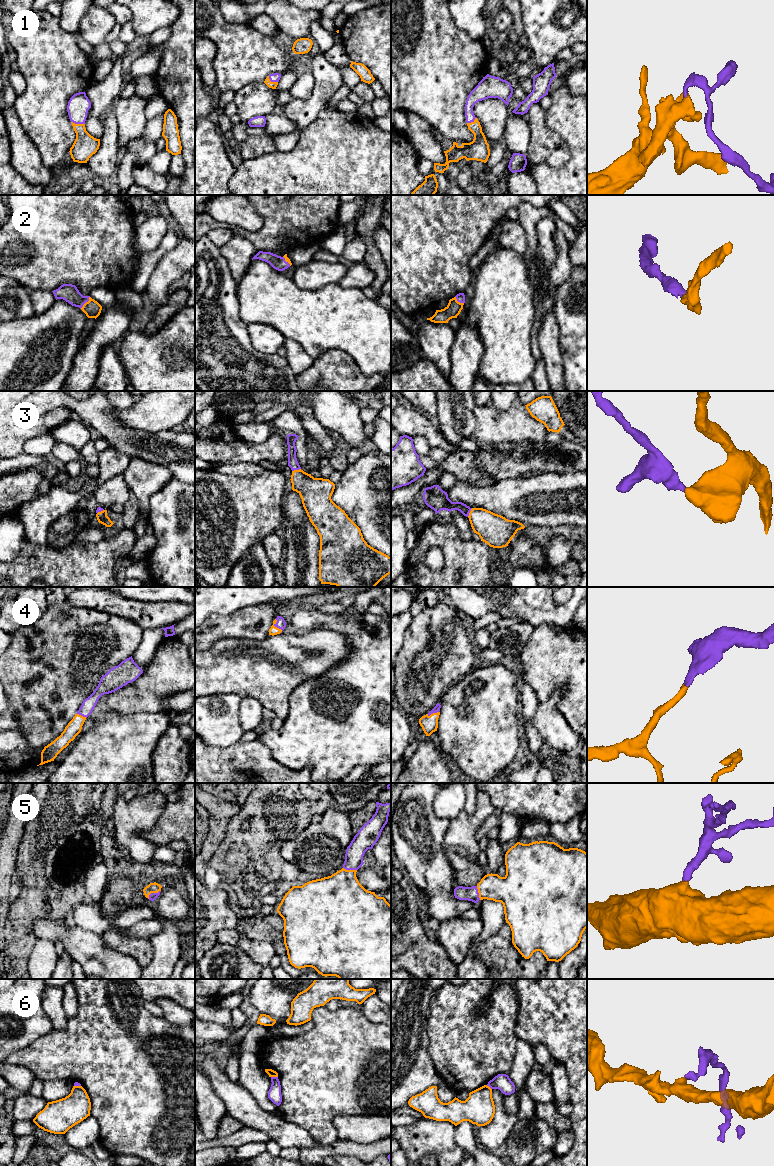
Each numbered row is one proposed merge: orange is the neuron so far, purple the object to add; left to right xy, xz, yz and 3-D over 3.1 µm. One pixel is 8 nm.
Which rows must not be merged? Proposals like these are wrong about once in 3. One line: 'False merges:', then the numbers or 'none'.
False merges: 6

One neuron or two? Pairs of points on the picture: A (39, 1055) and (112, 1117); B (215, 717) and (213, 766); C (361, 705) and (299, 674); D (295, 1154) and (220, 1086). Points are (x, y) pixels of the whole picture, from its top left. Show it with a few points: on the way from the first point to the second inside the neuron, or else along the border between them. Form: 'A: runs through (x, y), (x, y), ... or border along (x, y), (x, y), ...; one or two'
A: runs through (61, 1056), (67, 1056), (106, 1095); one
B: border along (237, 742), (226, 747), (214, 747), (205, 744); two
C: border along (330, 669), (300, 683), (291, 694); two
D: border along (282, 1147), (297, 1147), (299, 1149); two

